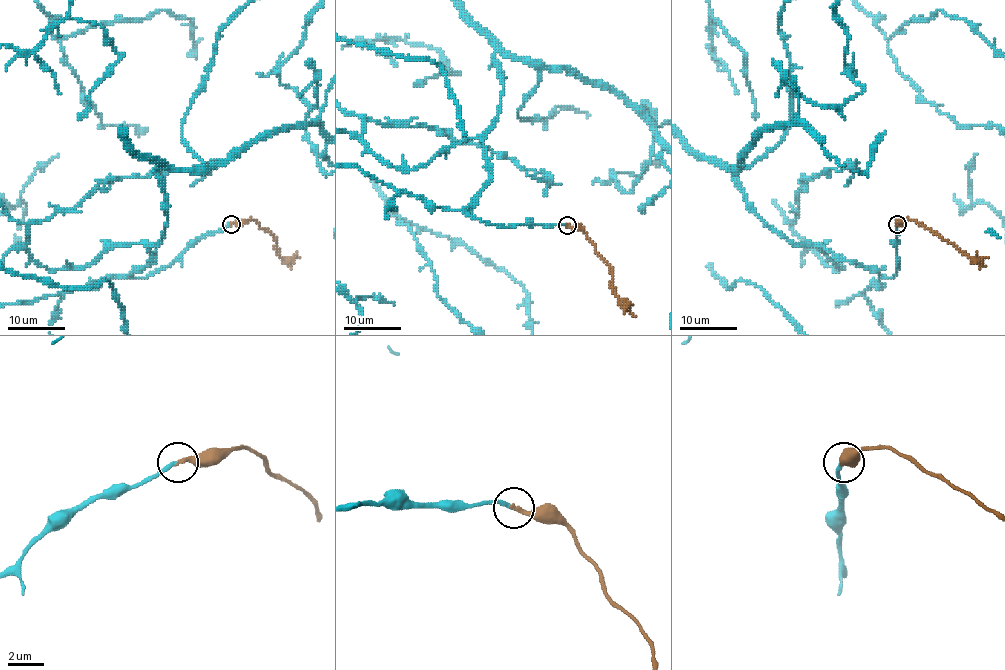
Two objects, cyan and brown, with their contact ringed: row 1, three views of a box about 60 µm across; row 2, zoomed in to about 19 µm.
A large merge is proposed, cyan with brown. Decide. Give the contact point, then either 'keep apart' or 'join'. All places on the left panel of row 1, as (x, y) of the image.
place (231, 224); join

